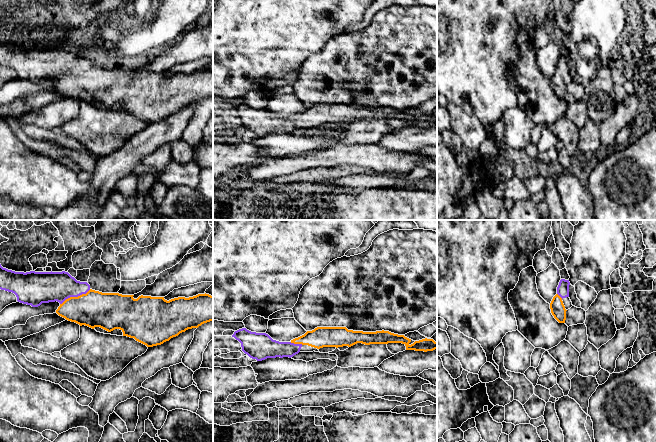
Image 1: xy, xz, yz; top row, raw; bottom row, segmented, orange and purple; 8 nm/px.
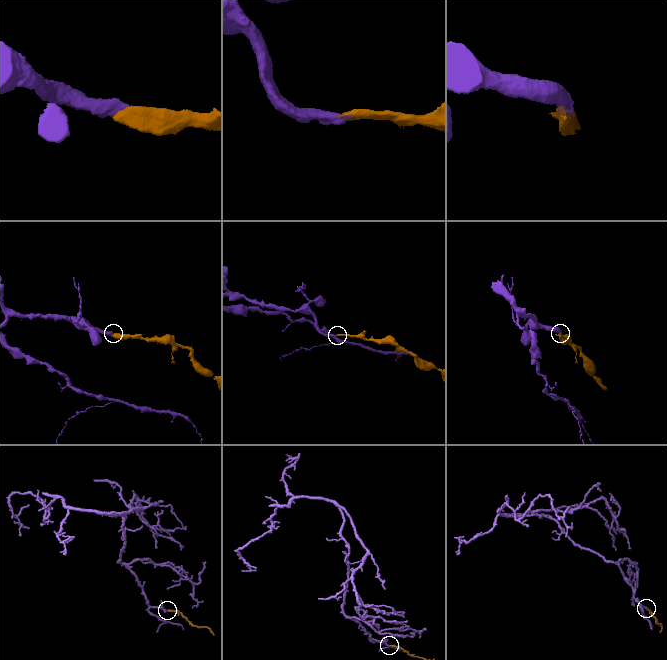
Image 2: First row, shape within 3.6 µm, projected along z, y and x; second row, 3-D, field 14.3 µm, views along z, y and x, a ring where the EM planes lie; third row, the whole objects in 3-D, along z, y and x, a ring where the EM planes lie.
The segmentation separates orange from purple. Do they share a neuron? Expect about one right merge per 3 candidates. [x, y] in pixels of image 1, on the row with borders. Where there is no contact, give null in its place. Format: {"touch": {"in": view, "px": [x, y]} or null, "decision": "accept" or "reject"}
{"touch": {"in": "xy", "px": [75, 297]}, "decision": "accept"}

